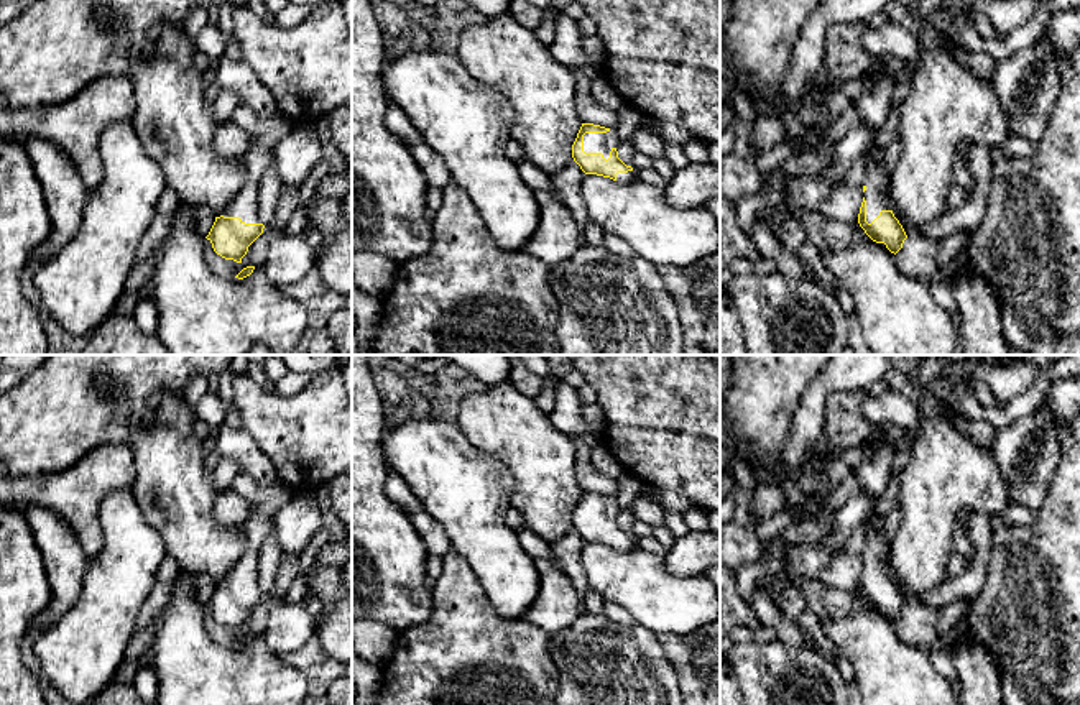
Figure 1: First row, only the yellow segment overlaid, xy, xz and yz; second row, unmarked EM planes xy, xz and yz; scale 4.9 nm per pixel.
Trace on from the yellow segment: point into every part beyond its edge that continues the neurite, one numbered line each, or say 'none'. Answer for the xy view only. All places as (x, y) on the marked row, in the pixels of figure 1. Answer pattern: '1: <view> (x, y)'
1: xy (255, 160)

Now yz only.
1: yz (876, 181)

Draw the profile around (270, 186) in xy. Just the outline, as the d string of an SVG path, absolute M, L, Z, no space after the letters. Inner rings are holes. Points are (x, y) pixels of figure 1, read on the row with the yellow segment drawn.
M271 163L263 173L256 189L256 205L260 223L268 223L275 217L278 199L283 192L284 182L279 179L276 164Z

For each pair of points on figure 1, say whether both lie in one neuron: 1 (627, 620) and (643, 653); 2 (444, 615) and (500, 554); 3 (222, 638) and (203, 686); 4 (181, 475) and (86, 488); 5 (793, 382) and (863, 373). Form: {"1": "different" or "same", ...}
{"1": "different", "2": "different", "3": "different", "4": "different", "5": "different"}

